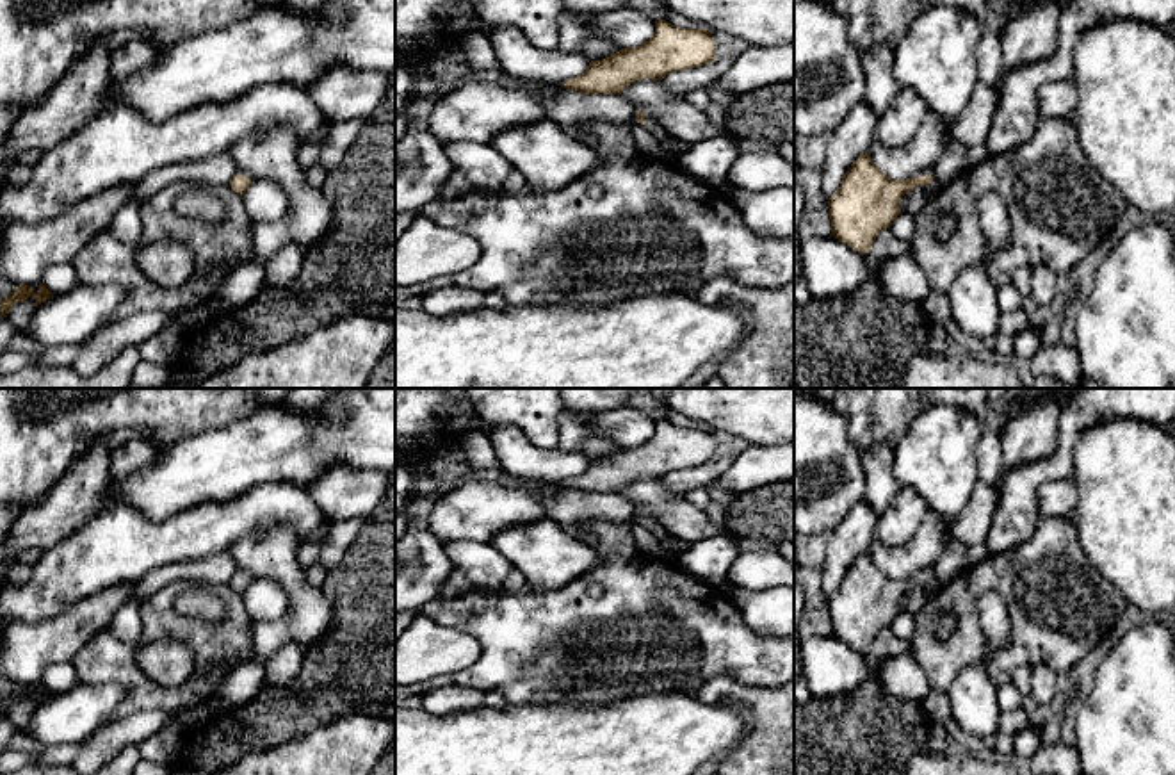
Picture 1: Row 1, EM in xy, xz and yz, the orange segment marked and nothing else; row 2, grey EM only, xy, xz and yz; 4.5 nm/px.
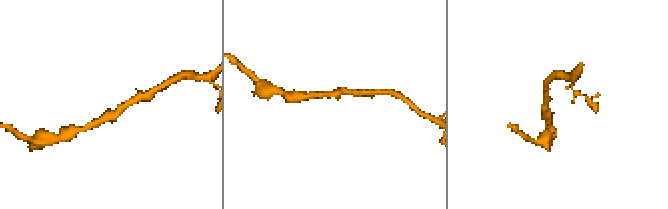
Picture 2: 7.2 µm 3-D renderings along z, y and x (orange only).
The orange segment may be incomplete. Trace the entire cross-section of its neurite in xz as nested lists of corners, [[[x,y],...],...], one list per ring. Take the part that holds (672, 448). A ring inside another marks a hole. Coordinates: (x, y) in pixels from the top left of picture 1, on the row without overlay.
[[[655,420],[653,435],[636,447],[591,460],[588,469],[563,483],[582,494],[621,494],[639,477],[662,479],[673,470],[701,467],[716,460],[716,438],[703,428],[680,428]]]

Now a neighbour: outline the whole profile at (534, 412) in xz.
[[[466,388],[474,412],[488,426],[509,424],[543,451],[557,451],[559,415],[564,412],[559,388]]]

